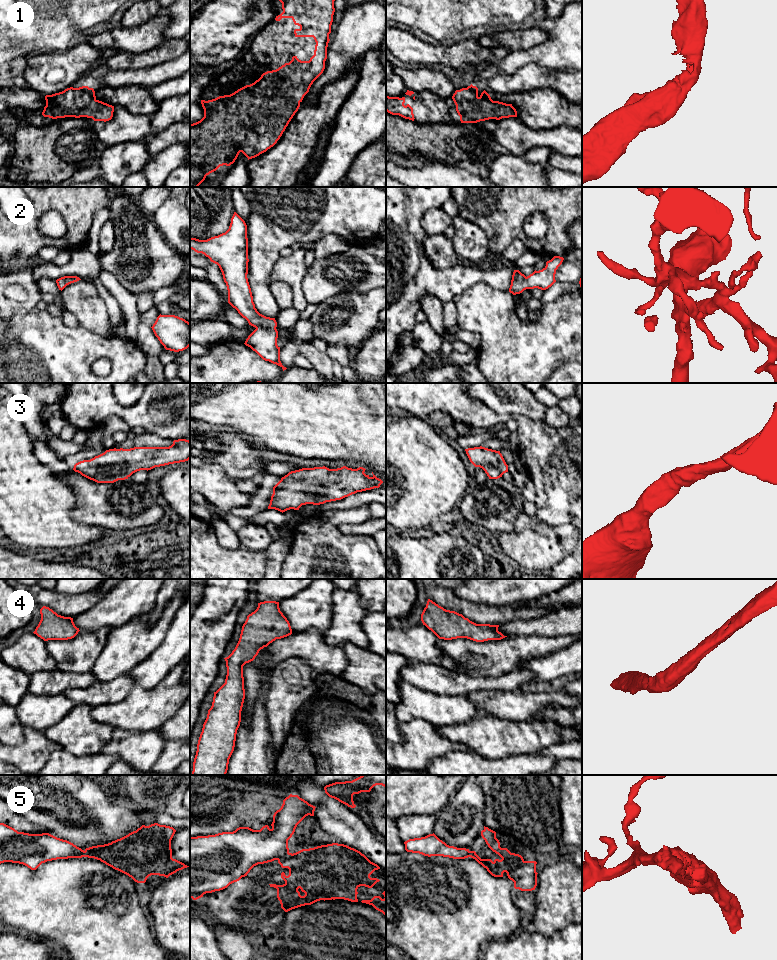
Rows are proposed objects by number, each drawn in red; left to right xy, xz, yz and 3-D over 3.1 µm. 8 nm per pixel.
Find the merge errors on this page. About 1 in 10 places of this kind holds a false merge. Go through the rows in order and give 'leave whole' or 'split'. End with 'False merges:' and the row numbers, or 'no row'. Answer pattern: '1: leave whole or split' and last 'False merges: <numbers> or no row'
1: leave whole
2: leave whole
3: leave whole
4: leave whole
5: split
False merges: 5

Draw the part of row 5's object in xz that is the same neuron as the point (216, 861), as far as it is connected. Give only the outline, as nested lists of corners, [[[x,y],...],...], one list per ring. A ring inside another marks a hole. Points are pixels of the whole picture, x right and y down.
[[[290,794],[274,813],[271,829],[268,825],[260,830],[239,827],[233,832],[190,837],[190,898],[197,900],[206,893],[223,890],[247,876],[254,866],[288,855],[288,840],[306,816],[314,816],[315,808],[298,795]]]

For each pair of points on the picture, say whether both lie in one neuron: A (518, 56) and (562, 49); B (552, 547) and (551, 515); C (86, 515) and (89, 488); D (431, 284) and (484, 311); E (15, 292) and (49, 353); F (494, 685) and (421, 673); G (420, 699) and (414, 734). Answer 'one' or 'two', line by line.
A: one
B: two
C: one
D: two
E: two
F: one
G: two

